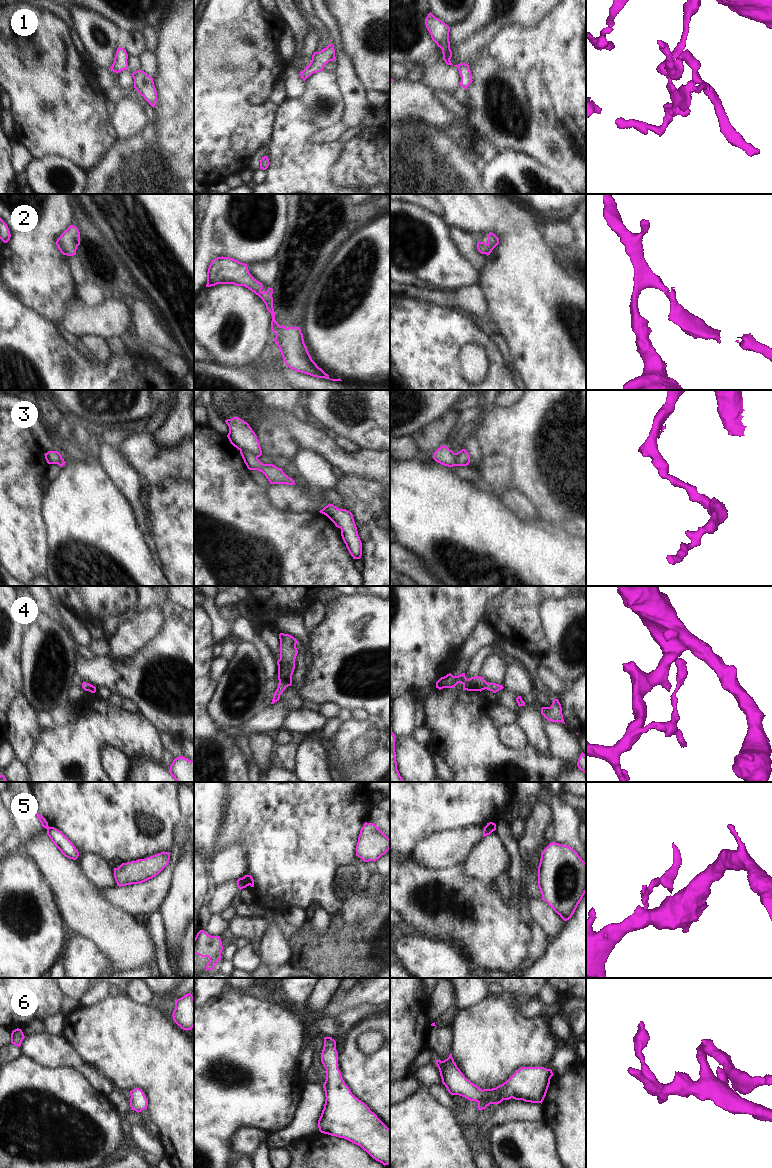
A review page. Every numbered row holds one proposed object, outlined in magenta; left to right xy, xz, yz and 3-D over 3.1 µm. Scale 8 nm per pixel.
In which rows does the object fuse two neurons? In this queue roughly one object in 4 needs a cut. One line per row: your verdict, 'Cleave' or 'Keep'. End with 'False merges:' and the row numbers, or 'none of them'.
1: Keep
2: Keep
3: Cleave
4: Keep
5: Cleave
6: Keep
False merges: 3, 5.

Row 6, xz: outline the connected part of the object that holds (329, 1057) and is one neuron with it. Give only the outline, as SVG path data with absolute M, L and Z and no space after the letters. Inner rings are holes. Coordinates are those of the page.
M332 1037L324 1038L321 1062L325 1067L326 1080L323 1084L325 1104L318 1120L321 1133L344 1138L366 1151L373 1159L384 1166L390 1164L390 1129L357 1097L345 1084L338 1069L338 1052L336 1041Z

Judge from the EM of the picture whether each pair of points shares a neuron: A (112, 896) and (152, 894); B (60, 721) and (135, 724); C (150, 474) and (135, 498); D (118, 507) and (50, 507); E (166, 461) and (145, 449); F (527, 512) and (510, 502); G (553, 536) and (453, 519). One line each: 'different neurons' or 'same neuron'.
A: same neuron
B: different neurons
C: different neurons
D: same neuron
E: same neuron
F: same neuron
G: same neuron

